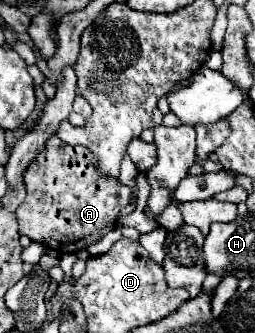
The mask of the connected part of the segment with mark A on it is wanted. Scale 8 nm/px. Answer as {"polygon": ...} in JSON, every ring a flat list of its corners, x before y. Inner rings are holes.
{"polygon":[[52,136,46,142,46,148,34,158,32,166,28,166,24,178,28,194,16,210,20,234,26,234,30,240,40,242,56,252,78,252,98,242,106,232,114,230,118,212,130,202,128,186,112,178,102,178,98,170,94,170,94,156,84,146,70,146,62,142,58,136]]}

